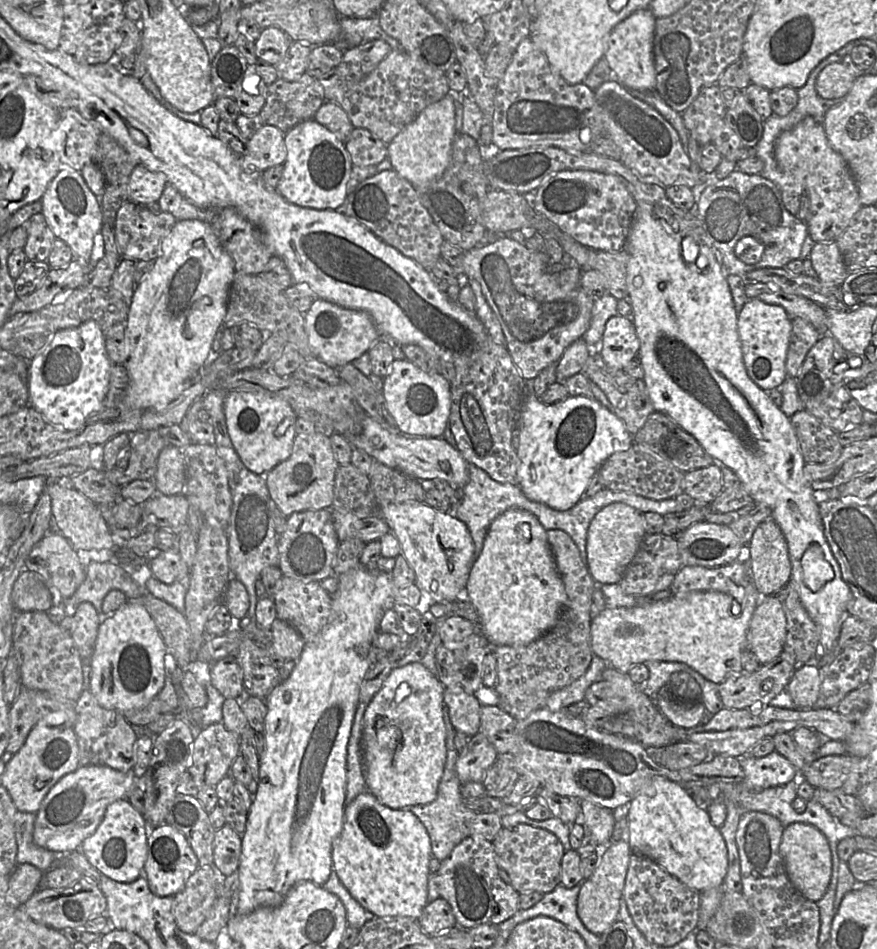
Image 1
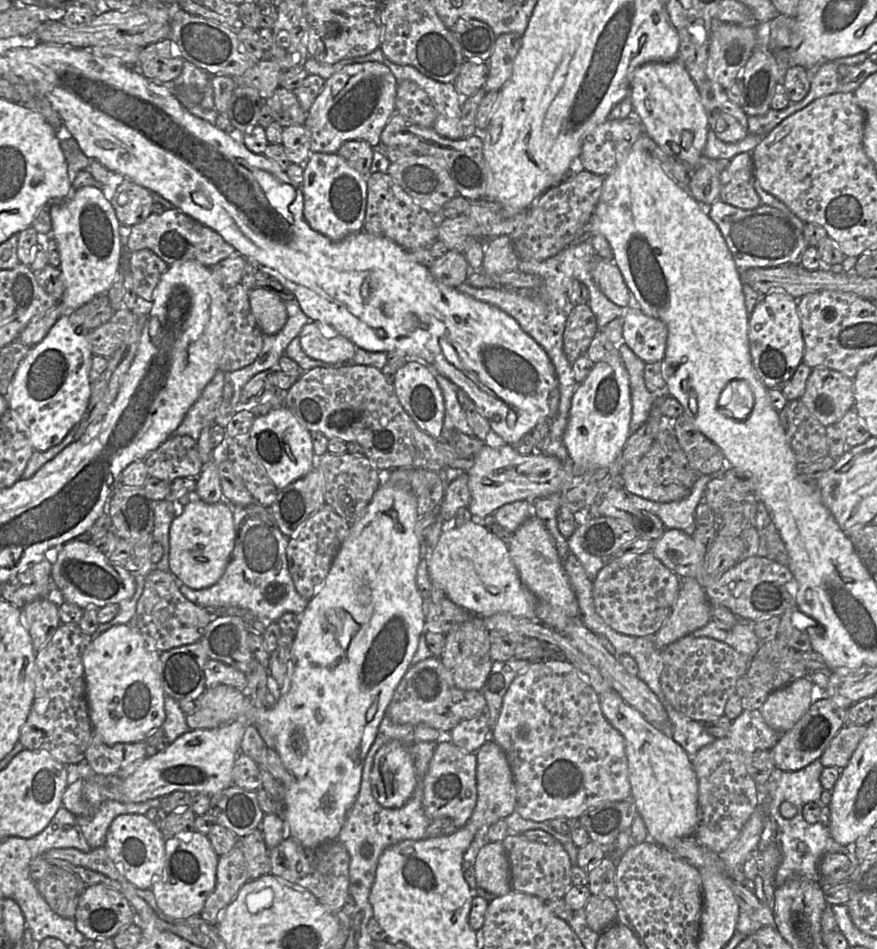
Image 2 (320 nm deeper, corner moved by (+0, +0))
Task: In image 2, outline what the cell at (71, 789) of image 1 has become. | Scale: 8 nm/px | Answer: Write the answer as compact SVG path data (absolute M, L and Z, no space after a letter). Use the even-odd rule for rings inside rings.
M232 722L215 729L190 730L167 748L147 757L125 779L116 776L95 776L69 784L62 796L62 807L76 817L88 816L105 800L141 803L162 798L175 791L213 796L233 785L232 770L240 755L241 741L247 726Z

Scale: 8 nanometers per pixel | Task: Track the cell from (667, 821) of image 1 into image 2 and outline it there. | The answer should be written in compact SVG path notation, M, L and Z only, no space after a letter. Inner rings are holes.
M611 689L601 695L601 710L625 739L631 797L648 831L648 840L659 846L672 839L693 836L698 824L698 781L691 757L672 738L653 726L621 695Z

